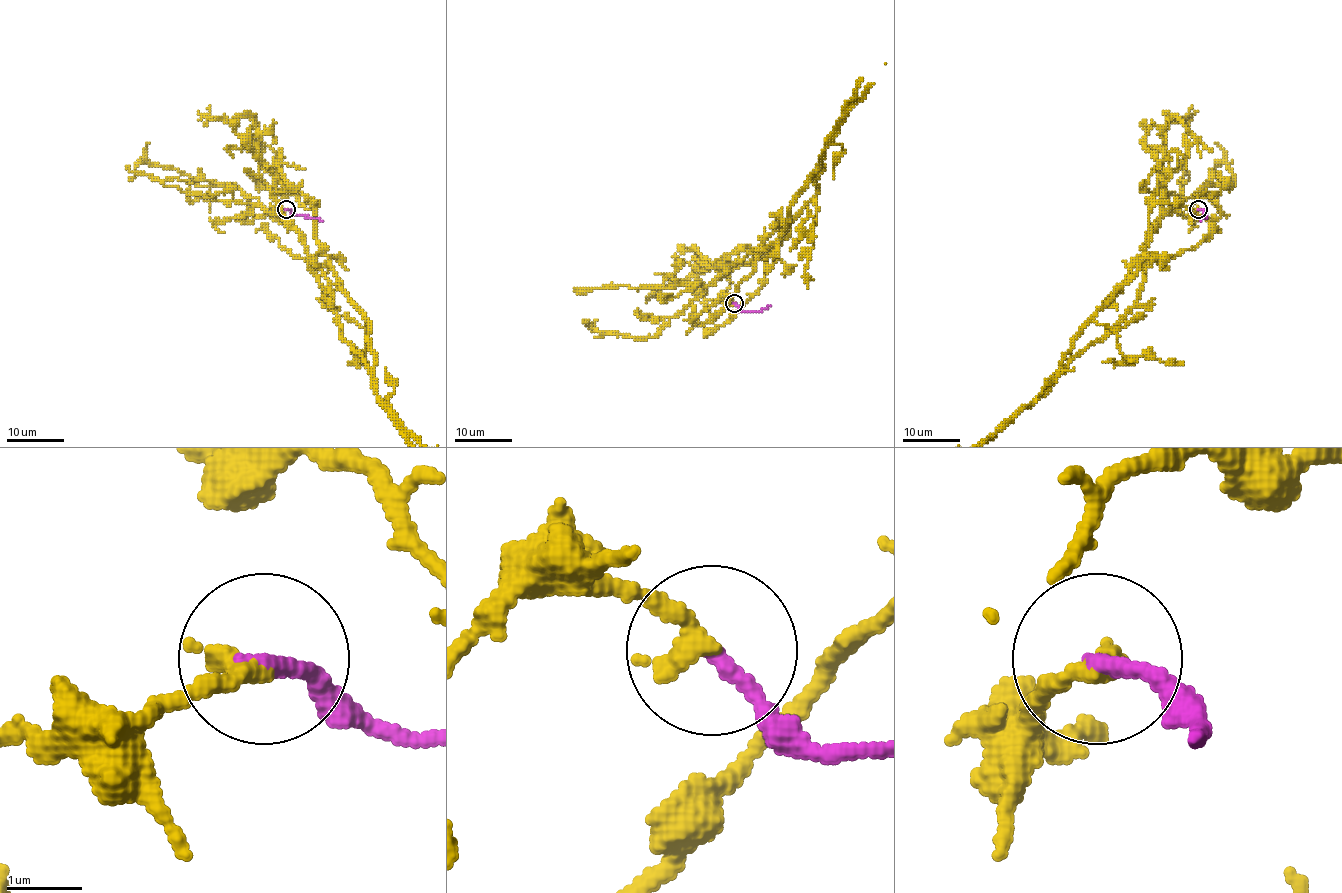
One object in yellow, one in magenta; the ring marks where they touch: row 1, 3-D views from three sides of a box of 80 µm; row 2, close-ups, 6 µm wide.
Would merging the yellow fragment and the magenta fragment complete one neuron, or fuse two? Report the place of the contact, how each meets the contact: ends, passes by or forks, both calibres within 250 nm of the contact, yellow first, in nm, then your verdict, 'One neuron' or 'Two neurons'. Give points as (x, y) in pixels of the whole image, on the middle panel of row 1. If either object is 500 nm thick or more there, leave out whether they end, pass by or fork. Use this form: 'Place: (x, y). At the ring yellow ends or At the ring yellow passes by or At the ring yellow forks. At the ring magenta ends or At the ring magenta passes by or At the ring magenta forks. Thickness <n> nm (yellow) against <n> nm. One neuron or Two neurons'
Place: (734, 303). At the ring yellow ends. At the ring magenta ends. Thickness 360 nm (yellow) against 240 nm. One neuron

